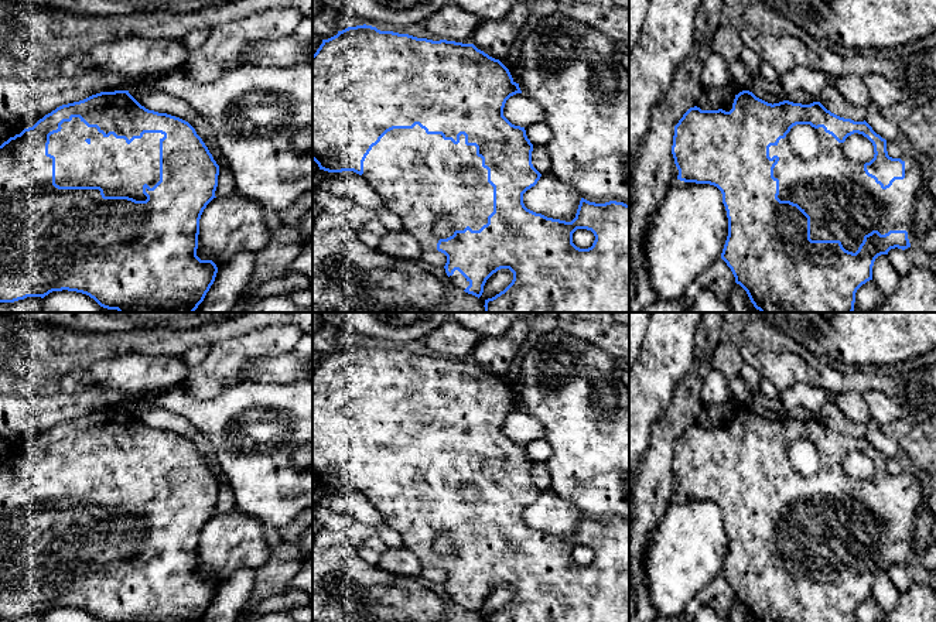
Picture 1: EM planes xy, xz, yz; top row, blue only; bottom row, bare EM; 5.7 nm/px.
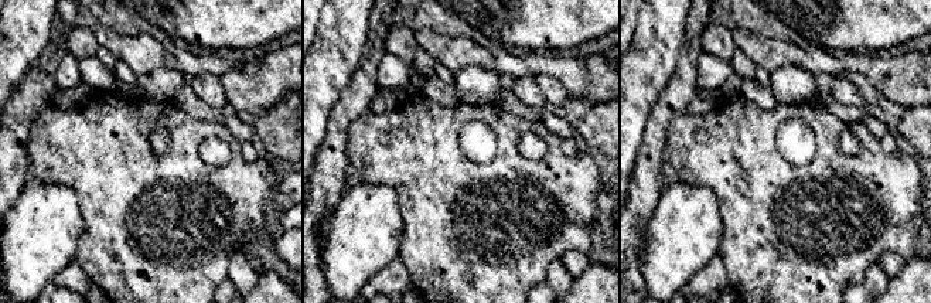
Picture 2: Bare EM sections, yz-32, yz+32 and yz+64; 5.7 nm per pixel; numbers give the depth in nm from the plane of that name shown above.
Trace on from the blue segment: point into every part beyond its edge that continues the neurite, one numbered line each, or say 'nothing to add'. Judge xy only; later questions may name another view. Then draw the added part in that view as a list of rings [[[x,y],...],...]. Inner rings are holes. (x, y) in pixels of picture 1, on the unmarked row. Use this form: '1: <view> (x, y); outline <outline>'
1: xy (120, 486); outline [[[79,434],[64,438],[61,447],[49,452],[48,471],[55,474],[55,500],[59,503],[100,503],[105,513],[129,513],[136,517],[146,517],[143,502],[153,505],[160,498],[160,457],[161,450],[144,450],[130,461],[113,451],[105,454],[96,444],[88,444]]]

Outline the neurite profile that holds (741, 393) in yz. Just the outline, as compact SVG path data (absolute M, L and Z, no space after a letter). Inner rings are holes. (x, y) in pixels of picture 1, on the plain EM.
M741 376L728 379L732 403L749 407L754 401L755 393L748 387Z

